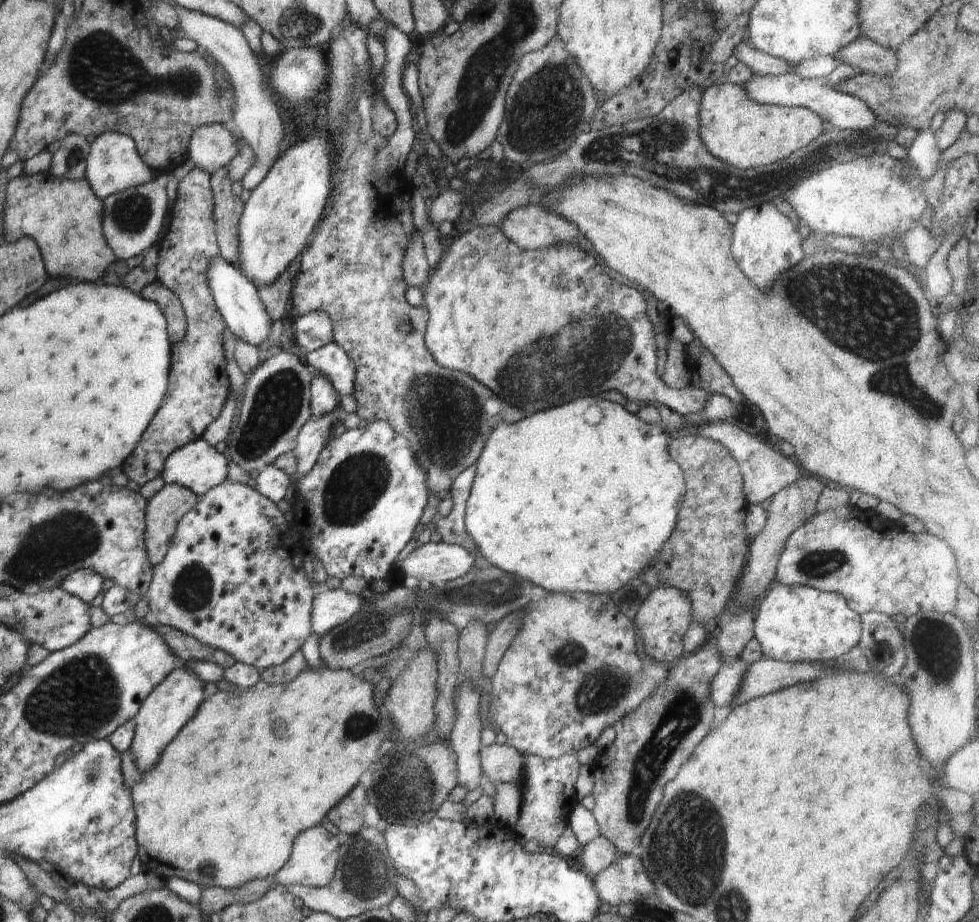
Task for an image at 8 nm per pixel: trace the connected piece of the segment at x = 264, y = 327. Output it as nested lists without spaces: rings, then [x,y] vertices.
[[[214,257],[206,268],[205,280],[209,289],[213,304],[218,310],[225,326],[236,335],[239,340],[258,345],[268,336],[272,320],[266,308],[260,301],[258,292],[236,266],[228,263],[220,257]]]

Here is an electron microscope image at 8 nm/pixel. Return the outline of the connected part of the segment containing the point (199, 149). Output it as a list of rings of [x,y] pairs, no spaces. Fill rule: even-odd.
[[[229,125],[198,126],[190,136],[188,157],[209,175],[218,168],[228,169],[230,161],[238,154],[238,139],[238,134]]]

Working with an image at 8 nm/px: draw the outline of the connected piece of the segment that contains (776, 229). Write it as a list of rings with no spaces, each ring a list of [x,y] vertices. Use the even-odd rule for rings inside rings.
[[[772,202],[748,207],[738,214],[734,224],[732,256],[738,260],[740,271],[759,290],[770,290],[775,279],[805,258],[801,248],[802,238],[792,222],[792,217],[782,214]]]

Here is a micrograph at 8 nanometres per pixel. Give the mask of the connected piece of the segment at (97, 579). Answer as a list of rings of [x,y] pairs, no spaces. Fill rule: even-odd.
[[[76,569],[70,571],[58,587],[88,604],[97,602],[102,596],[103,582],[104,579],[92,570]]]

